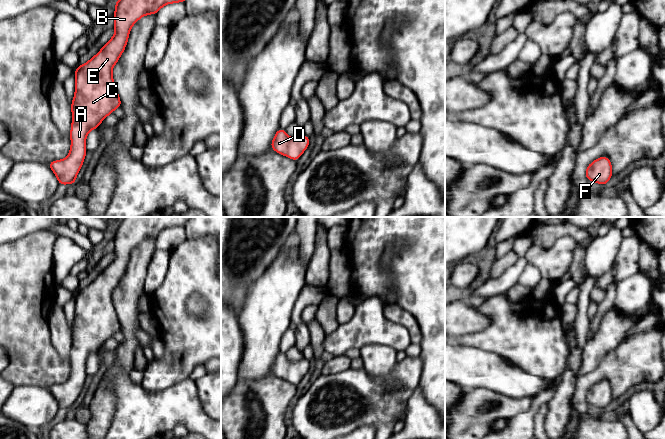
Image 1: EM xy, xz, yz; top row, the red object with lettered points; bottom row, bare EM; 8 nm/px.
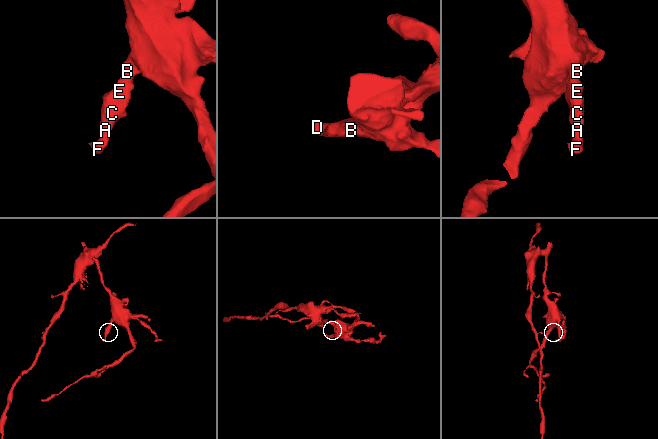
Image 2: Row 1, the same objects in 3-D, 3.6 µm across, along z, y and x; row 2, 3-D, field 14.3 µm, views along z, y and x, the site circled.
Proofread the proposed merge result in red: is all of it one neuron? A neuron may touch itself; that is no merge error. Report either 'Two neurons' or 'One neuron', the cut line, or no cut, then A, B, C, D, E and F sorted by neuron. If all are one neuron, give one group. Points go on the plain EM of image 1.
One neuron. No split. Groups: A B C D E F

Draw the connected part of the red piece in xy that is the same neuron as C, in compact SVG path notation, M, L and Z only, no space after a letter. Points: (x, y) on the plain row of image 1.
M124 217L115 228L114 260L88 286L74 295L75 318L71 327L72 349L70 355L71 372L63 384L48 389L56 399L59 408L74 408L86 379L86 360L115 333L121 331L121 325L112 300L112 293L126 271L132 250L143 240L156 238L164 229L185 226L191 217Z

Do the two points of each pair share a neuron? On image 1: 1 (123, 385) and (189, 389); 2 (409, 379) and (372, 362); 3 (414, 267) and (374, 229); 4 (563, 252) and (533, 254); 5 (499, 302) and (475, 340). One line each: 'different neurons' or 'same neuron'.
1: same neuron
2: different neurons
3: same neuron
4: same neuron
5: same neuron

